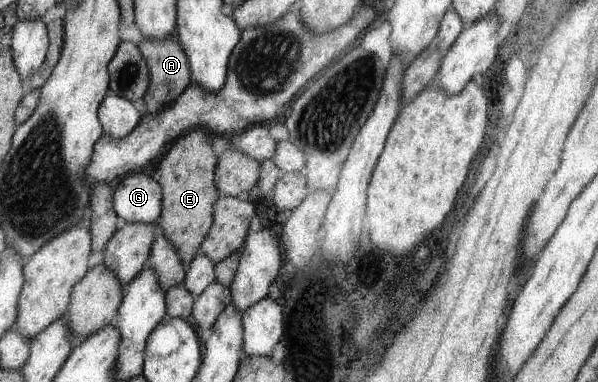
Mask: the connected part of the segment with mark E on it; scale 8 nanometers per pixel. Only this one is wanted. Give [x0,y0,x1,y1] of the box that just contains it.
[158,129,220,264]

